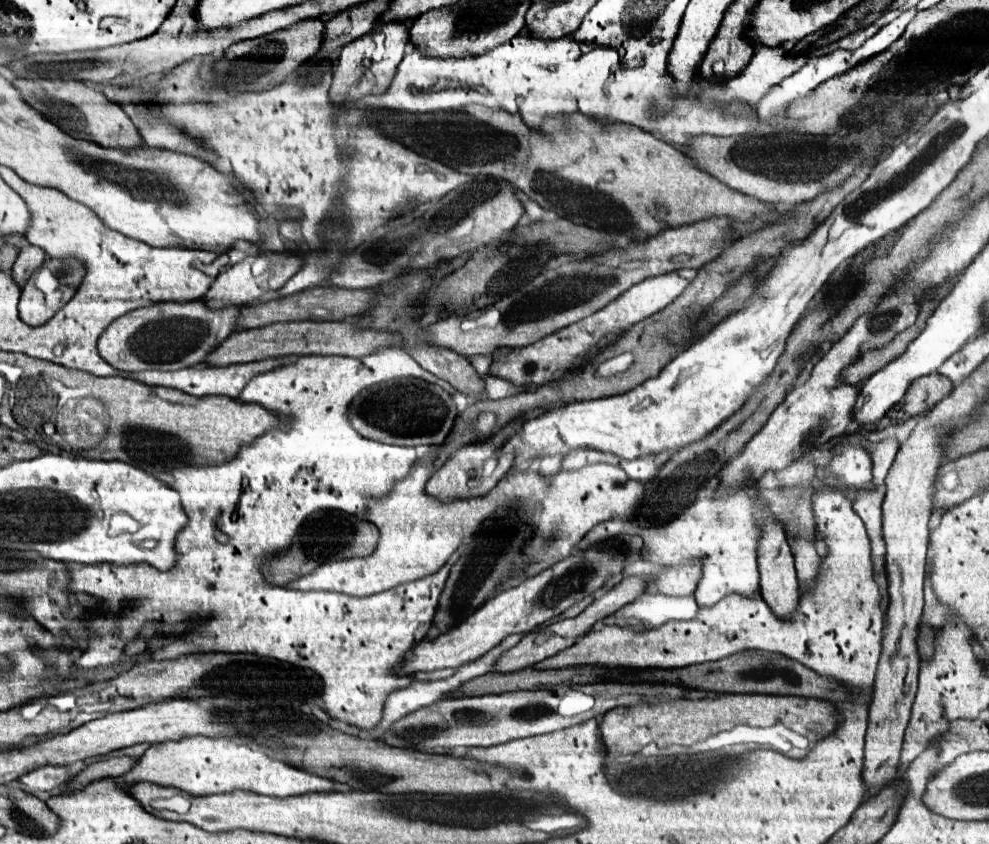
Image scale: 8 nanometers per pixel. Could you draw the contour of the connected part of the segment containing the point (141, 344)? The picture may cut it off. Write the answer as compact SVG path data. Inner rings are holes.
M201 300L185 304L161 302L147 308L137 308L115 318L105 328L97 344L99 356L103 356L107 364L123 372L191 368L201 364L205 356L235 330L237 316L239 316L237 308L211 312Z

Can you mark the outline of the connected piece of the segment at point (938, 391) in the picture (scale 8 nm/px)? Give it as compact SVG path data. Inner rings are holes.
M927 374L917 378L905 398L903 398L903 410L907 418L909 416L917 416L933 408L939 400L943 400L945 396L949 396L953 392L953 382L941 374Z

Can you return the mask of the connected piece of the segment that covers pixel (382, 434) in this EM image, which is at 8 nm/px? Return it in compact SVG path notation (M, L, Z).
M399 378L377 384L373 388L363 390L351 404L351 422L361 436L395 446L441 446L445 442L445 436L453 428L455 418L457 418L457 408L453 408L449 392L419 378Z

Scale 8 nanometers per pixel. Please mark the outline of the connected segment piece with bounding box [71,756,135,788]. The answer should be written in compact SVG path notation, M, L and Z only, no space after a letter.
M107 758L107 760L101 760L101 762L95 762L95 764L89 764L81 774L77 774L71 784L73 788L83 788L85 784L93 782L93 780L99 780L99 778L107 778L107 776L121 776L125 772L131 770L131 766L135 764L135 758Z

